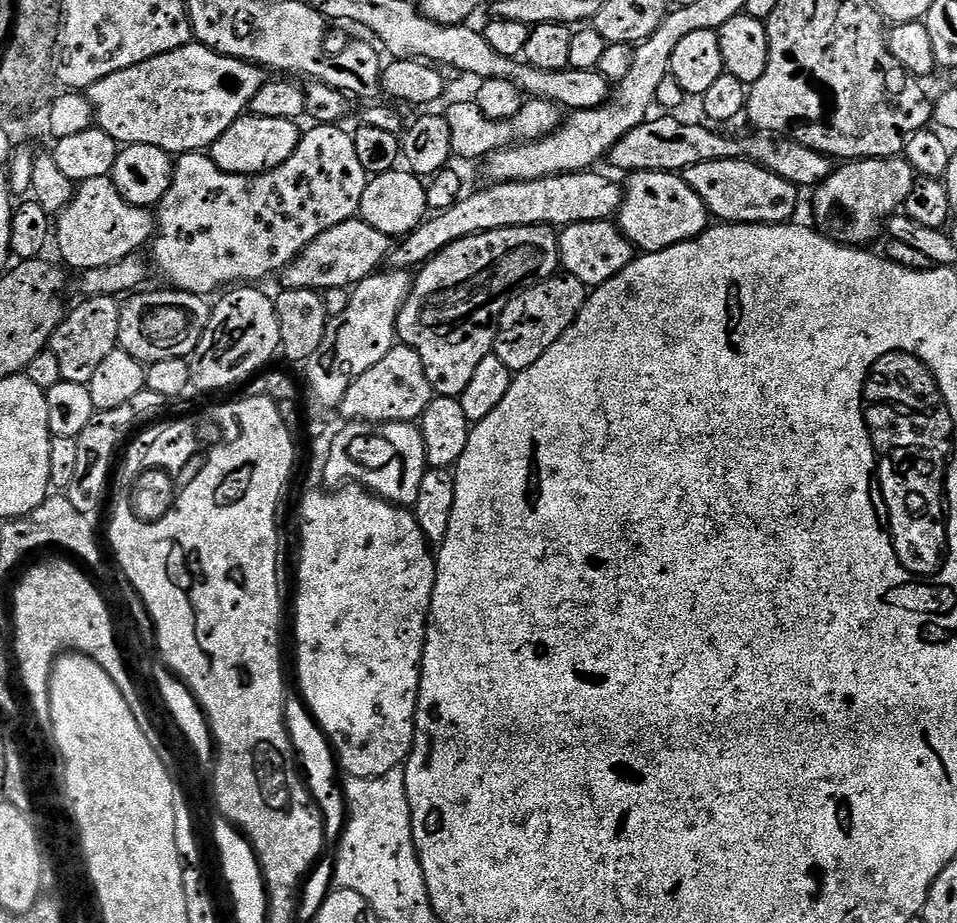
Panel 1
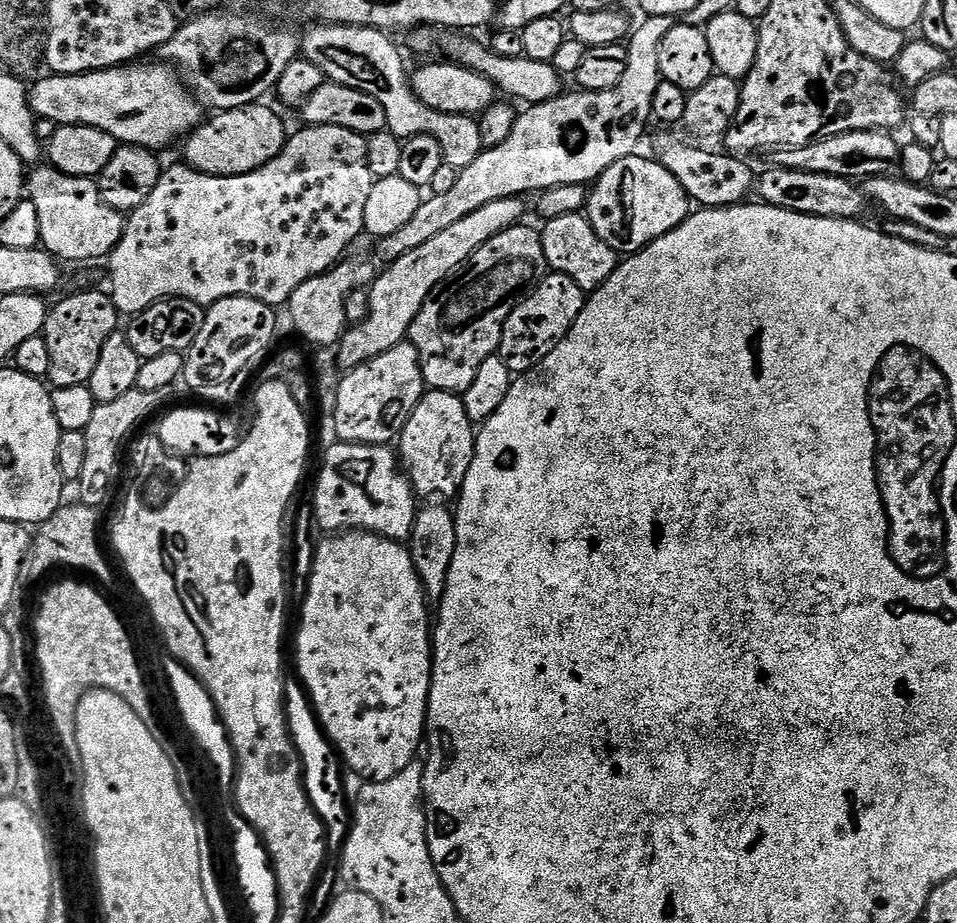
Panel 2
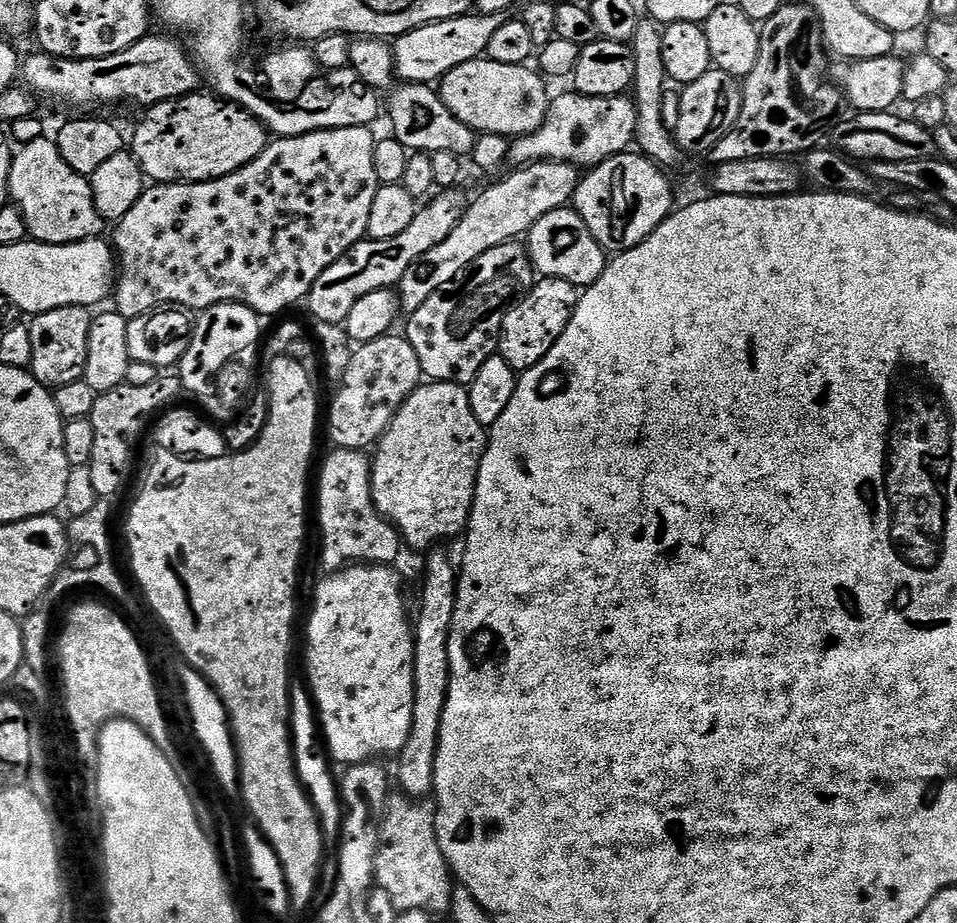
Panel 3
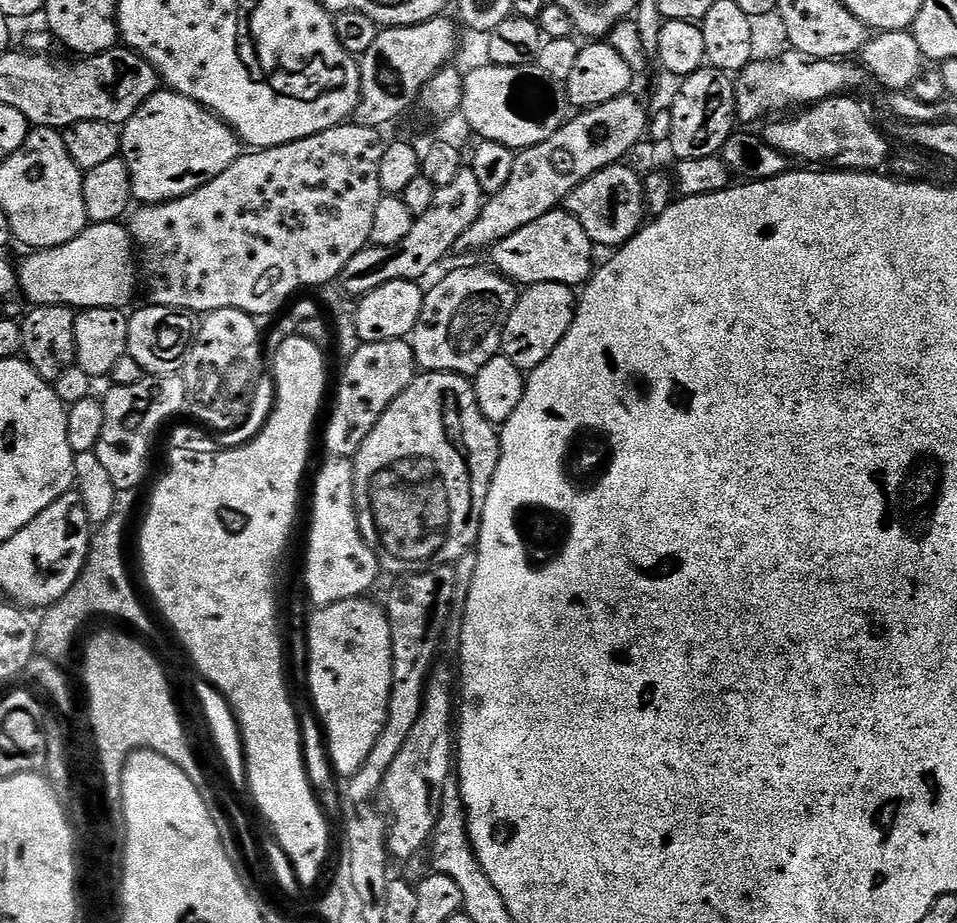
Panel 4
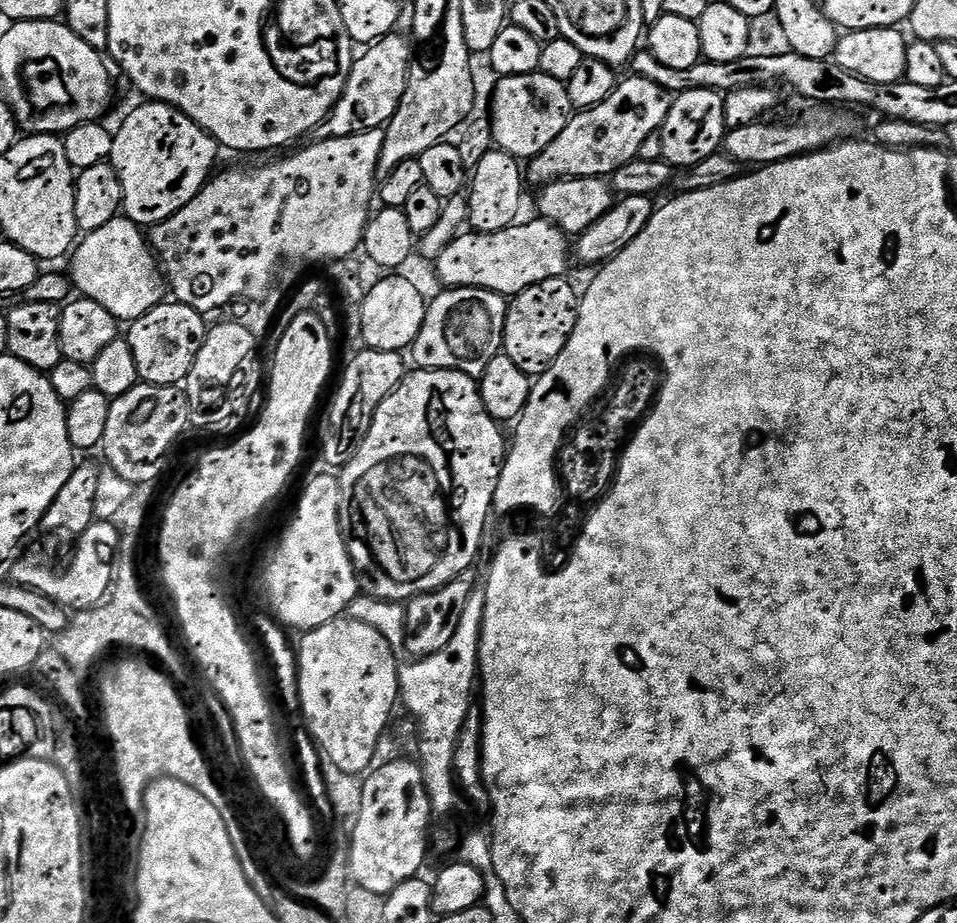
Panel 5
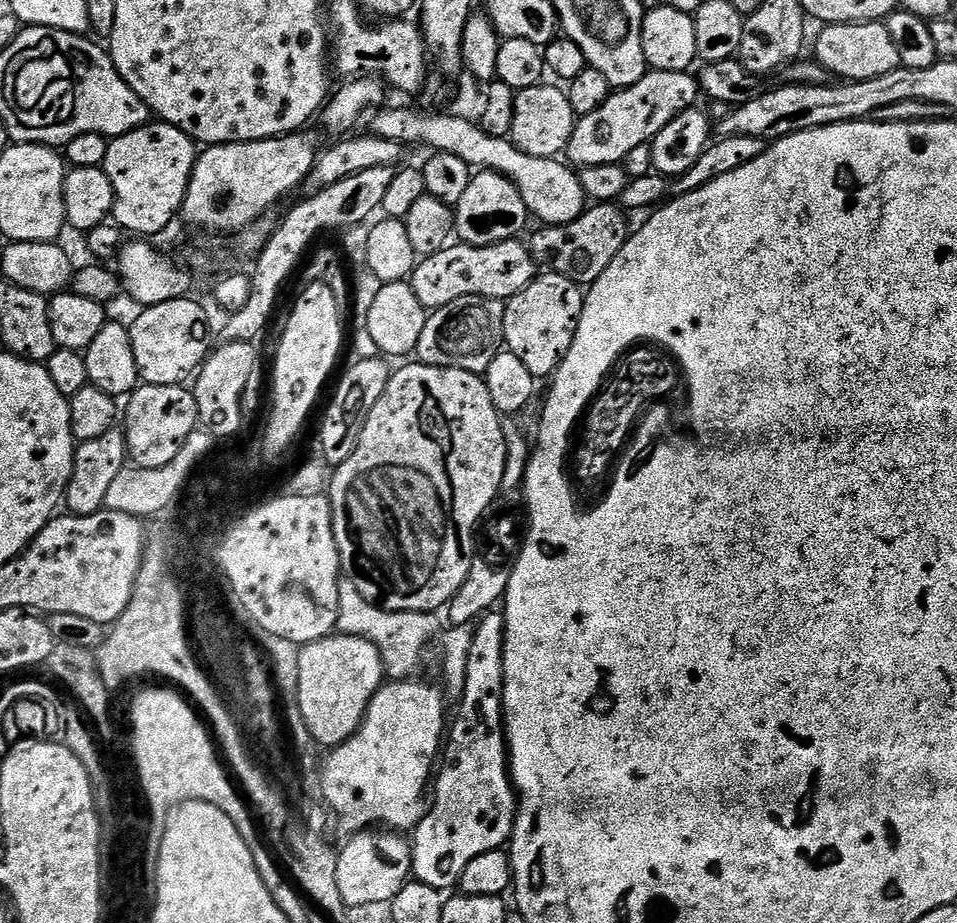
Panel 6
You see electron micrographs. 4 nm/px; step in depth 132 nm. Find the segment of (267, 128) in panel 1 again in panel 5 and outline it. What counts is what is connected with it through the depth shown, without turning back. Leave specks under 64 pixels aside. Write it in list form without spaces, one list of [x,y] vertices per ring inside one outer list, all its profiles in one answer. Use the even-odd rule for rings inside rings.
[[[140,102],[136,109],[115,129],[112,138],[112,169],[118,174],[118,182],[122,182],[123,215],[141,226],[161,224],[166,218],[178,214],[186,202],[190,202],[203,190],[213,175],[212,167],[216,159],[222,155],[220,143],[200,124],[195,124],[186,114],[168,104]]]

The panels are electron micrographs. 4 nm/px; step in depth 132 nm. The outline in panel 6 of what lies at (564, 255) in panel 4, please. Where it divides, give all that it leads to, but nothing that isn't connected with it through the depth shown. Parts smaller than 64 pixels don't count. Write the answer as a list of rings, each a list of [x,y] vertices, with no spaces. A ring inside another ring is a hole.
[[[523,239],[498,242],[494,246],[470,246],[453,243],[438,254],[425,256],[412,271],[410,283],[418,302],[429,310],[450,306],[458,298],[481,296],[507,302],[516,296],[538,275],[538,265],[529,245]]]

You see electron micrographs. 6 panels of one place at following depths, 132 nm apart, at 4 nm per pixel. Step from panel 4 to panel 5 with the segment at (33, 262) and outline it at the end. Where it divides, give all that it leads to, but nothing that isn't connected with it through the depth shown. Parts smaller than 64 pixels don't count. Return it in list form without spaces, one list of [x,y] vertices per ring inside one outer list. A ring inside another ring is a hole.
[[[123,214],[118,215],[106,222],[102,230],[87,233],[75,245],[70,256],[70,279],[75,291],[85,300],[106,306],[106,310],[110,310],[110,314],[121,322],[142,318],[166,300],[166,277],[151,243],[145,233],[143,236],[140,232],[143,232],[141,225]]]

